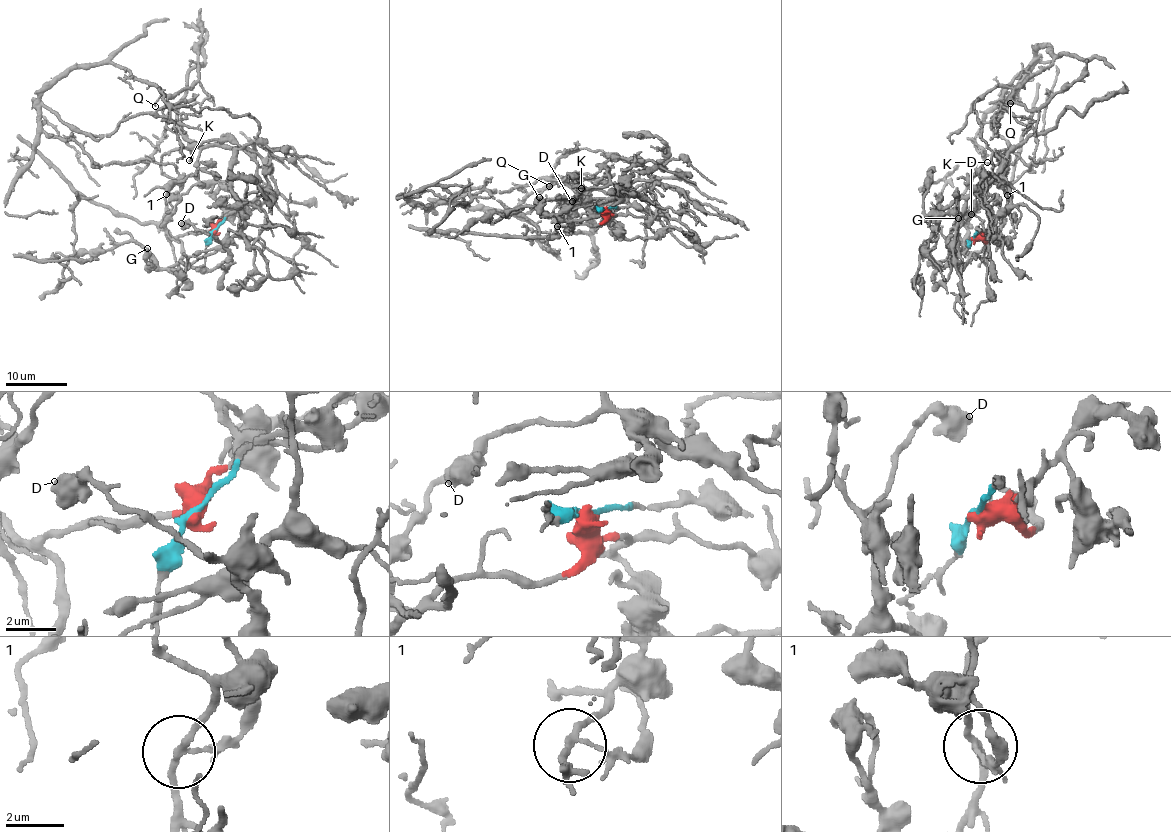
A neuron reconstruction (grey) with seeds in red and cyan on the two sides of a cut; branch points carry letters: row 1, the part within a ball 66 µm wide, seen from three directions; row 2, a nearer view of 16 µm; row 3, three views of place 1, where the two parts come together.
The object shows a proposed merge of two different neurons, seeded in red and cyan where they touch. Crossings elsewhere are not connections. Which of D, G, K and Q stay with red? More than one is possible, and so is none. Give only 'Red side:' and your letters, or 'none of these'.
Red side: D, G, K

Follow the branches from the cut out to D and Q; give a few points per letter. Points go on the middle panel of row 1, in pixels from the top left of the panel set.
D: (605, 209), (602, 223), (571, 230), (572, 222), (610, 210), (620, 192), (612, 185), (588, 187), (572, 202)
Q: (605, 209), (636, 205), (667, 214), (641, 211), (655, 194), (641, 164), (601, 150), (568, 153), (549, 186)

